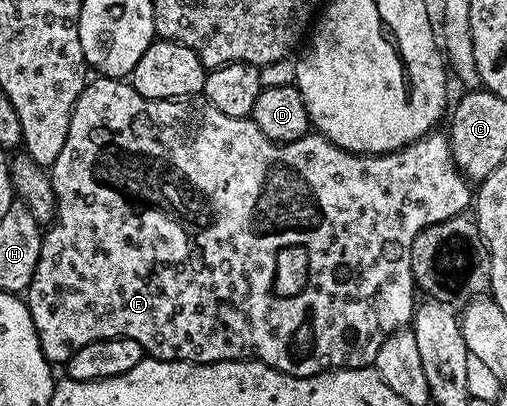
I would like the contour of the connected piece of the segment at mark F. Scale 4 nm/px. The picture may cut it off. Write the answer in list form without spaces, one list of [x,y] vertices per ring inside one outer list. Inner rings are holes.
[[[102,76],[92,77],[83,87],[81,96],[73,108],[73,116],[69,120],[69,136],[65,136],[65,148],[61,148],[61,156],[57,156],[57,160],[49,167],[49,175],[55,193],[55,218],[53,223],[46,227],[41,244],[41,256],[37,260],[37,272],[33,272],[33,280],[25,291],[25,301],[29,308],[29,316],[33,316],[33,324],[37,328],[37,340],[41,344],[41,352],[52,364],[58,364],[58,362],[66,364],[85,344],[93,344],[97,340],[109,340],[110,338],[128,338],[137,340],[137,344],[141,344],[144,355],[160,358],[166,362],[254,360],[298,378],[324,374],[326,370],[352,370],[362,366],[371,366],[381,344],[385,344],[385,340],[393,331],[404,329],[415,314],[417,287],[415,274],[411,270],[413,240],[417,240],[417,236],[425,228],[464,213],[473,202],[472,187],[469,185],[468,179],[464,178],[462,172],[457,168],[451,155],[451,139],[446,133],[439,133],[429,133],[424,138],[418,138],[413,144],[403,146],[388,154],[350,154],[318,132],[308,132],[303,138],[292,142],[274,142],[269,140],[269,136],[265,136],[265,132],[261,132],[261,128],[257,128],[257,124],[251,121],[250,117],[225,116],[225,112],[217,112],[217,108],[213,108],[213,104],[209,104],[206,100],[176,100],[174,98],[153,100],[137,93],[130,81]]]

